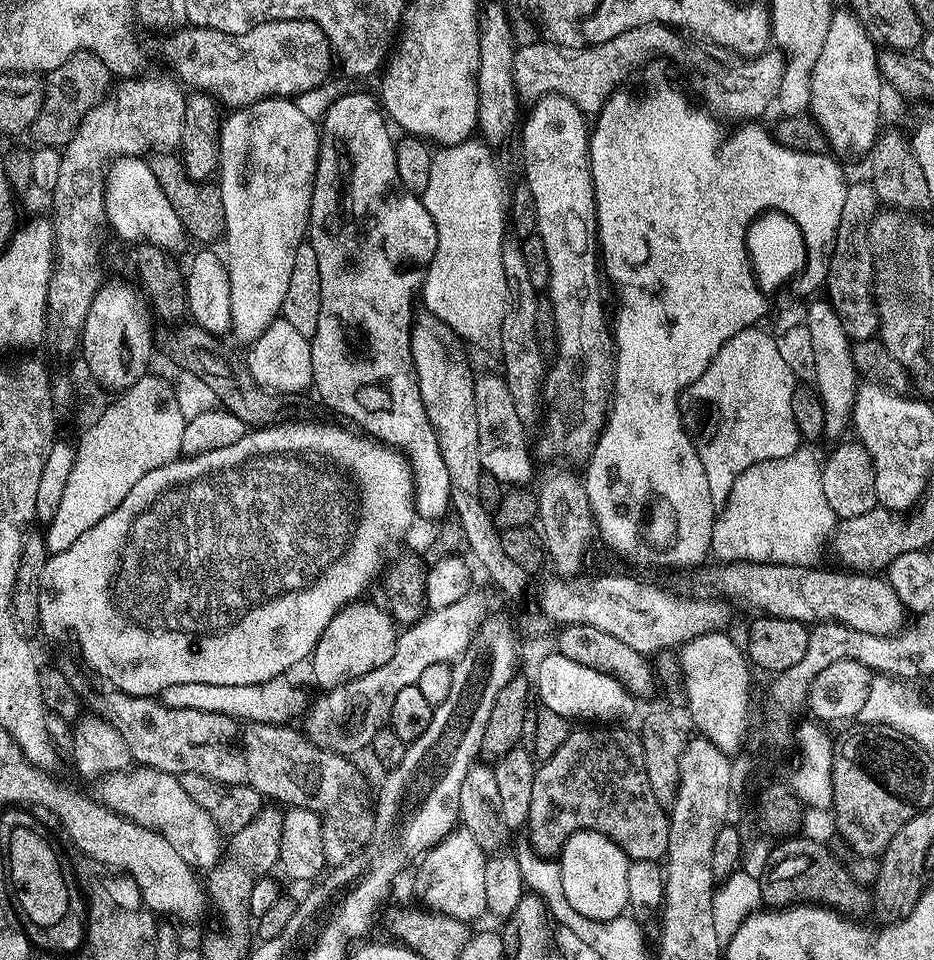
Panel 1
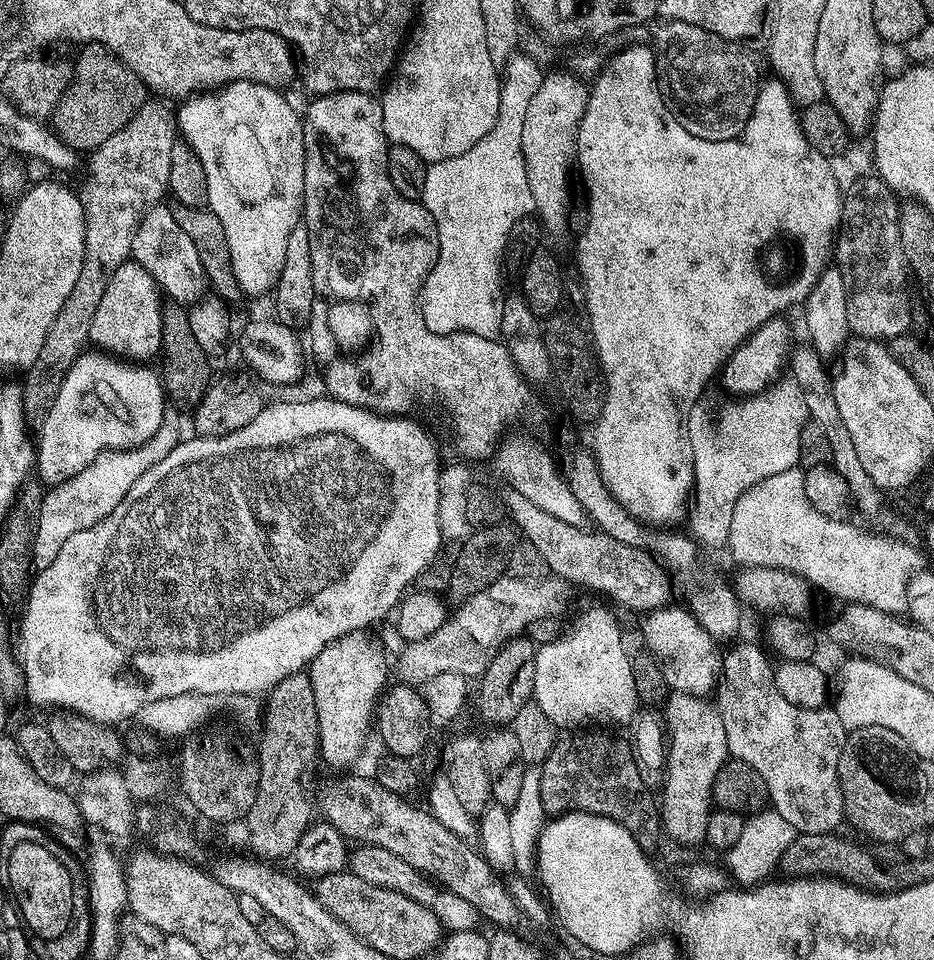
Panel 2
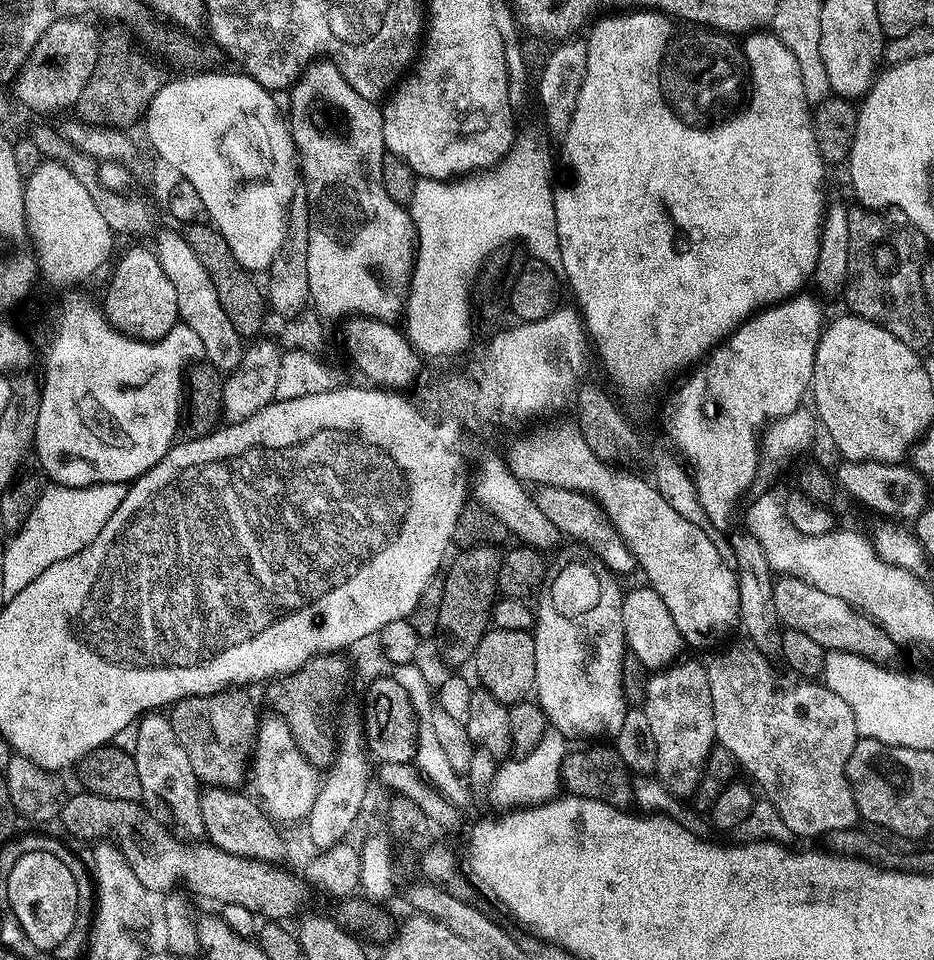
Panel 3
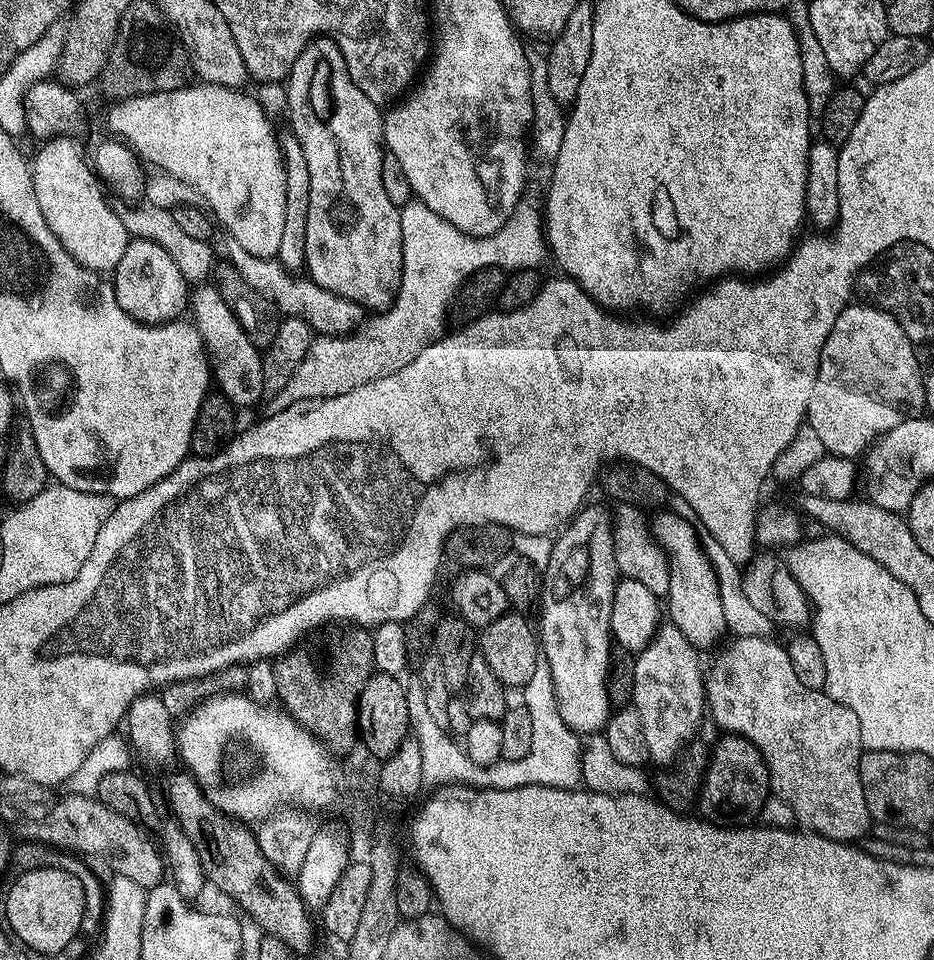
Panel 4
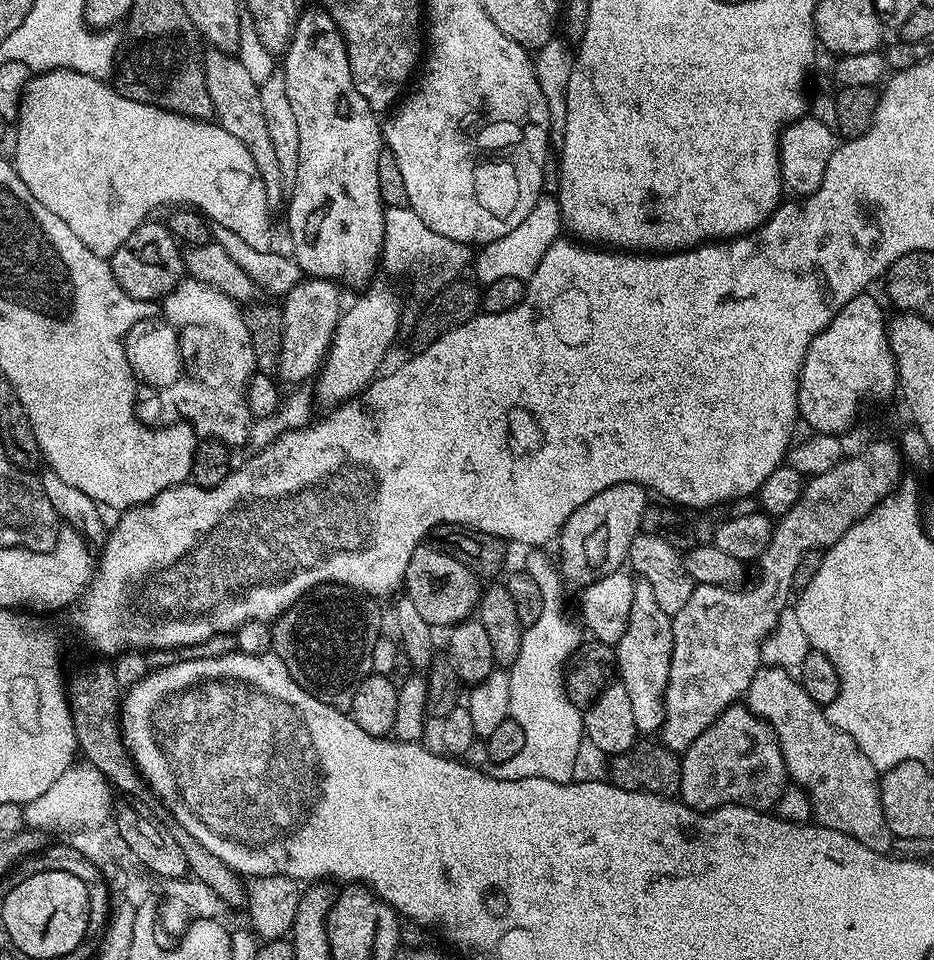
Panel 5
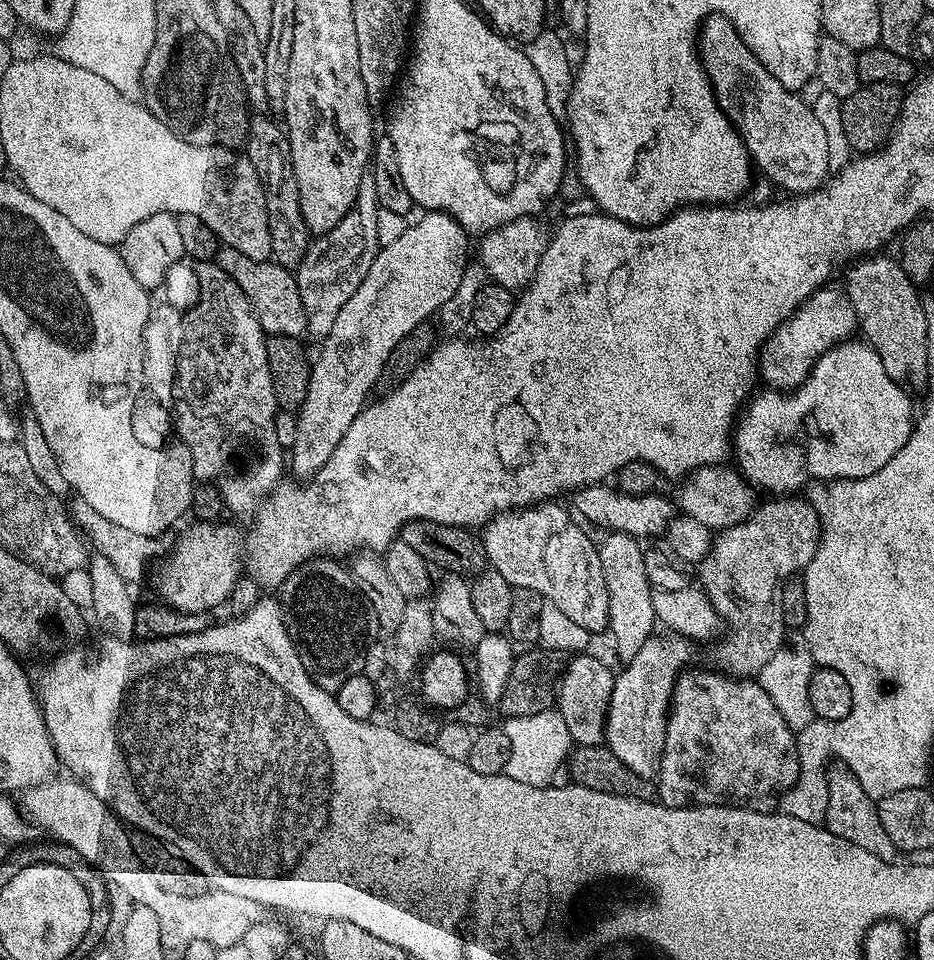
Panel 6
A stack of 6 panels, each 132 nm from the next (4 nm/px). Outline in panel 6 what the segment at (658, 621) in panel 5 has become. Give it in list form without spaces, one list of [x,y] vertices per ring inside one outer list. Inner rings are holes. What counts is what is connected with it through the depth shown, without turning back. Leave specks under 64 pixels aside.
[[[609,531],[604,541],[599,541],[598,549],[602,562],[602,574],[606,578],[608,590],[608,627],[612,640],[616,643],[616,652],[624,662],[630,661],[642,650],[644,643],[654,634],[652,627],[658,621],[654,614],[652,601],[653,586],[648,581],[643,564],[645,549],[641,541],[625,532]]]

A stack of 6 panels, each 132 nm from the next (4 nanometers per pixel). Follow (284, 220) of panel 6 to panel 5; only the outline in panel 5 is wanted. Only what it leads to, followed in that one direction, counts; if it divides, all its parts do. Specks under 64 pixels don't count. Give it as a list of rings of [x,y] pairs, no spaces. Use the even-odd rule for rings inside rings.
[[[208,50],[203,53],[206,88],[210,90],[210,102],[215,119],[246,150],[250,150],[250,158],[254,158],[254,166],[258,166],[258,174],[266,186],[266,198],[269,208],[279,209],[286,200],[286,182],[282,178],[282,170],[278,167],[278,158],[274,151],[274,141],[266,127],[266,114],[262,114],[262,98],[260,86],[250,78],[249,72],[235,55],[219,50]]]

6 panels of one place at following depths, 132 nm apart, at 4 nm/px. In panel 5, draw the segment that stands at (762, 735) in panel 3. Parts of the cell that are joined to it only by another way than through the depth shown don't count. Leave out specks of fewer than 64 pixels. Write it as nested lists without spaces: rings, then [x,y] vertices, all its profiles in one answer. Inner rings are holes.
[[[761,667],[748,687],[746,707],[774,730],[780,743],[782,758],[786,762],[788,779],[795,787],[804,789],[804,793],[808,795],[808,802],[812,805],[812,820],[815,823],[822,828],[850,834],[850,838],[862,842],[862,846],[870,846],[870,850],[875,852],[888,854],[893,851],[891,848],[894,837],[890,826],[886,826],[886,814],[882,814],[880,781],[876,767],[872,765],[870,758],[866,758],[866,754],[862,754],[862,750],[858,750],[858,742],[854,742],[850,734],[838,730],[828,721],[827,711],[816,704],[810,694],[806,694],[799,679],[787,667]]]

